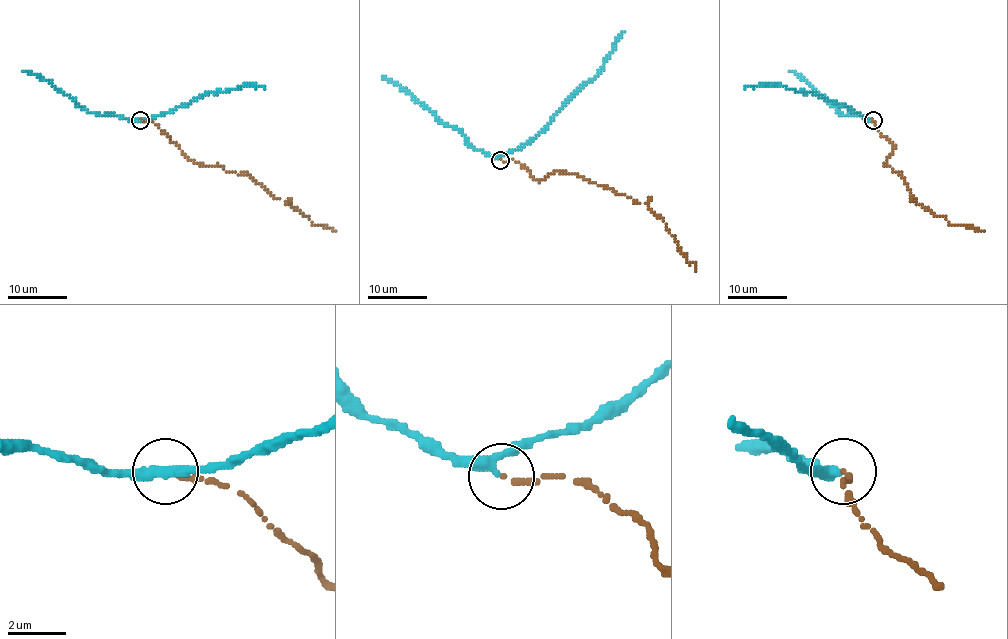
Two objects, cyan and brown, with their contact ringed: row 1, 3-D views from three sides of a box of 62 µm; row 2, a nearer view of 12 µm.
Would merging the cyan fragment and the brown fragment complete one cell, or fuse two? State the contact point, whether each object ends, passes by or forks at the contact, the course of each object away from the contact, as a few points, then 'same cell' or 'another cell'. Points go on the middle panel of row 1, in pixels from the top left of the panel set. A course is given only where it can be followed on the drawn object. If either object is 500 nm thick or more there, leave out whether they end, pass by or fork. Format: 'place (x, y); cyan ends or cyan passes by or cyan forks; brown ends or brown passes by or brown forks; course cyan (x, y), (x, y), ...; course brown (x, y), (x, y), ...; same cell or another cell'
place (500, 160); cyan passes by; brown ends; course cyan (500, 159), (507, 152), (520, 149), (532, 140), (591, 80), (624, 31); course brown (500, 159), (517, 161), (540, 181), (554, 171), (578, 174), (646, 204), (665, 223), (696, 270); same cell

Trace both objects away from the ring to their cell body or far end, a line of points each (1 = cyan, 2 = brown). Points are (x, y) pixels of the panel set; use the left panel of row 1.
1: (140, 119), (172, 112), (209, 93), (243, 85), (264, 88)
2: (140, 119), (153, 122), (194, 162), (247, 174), (270, 193), (306, 215), (315, 225), (336, 230)

